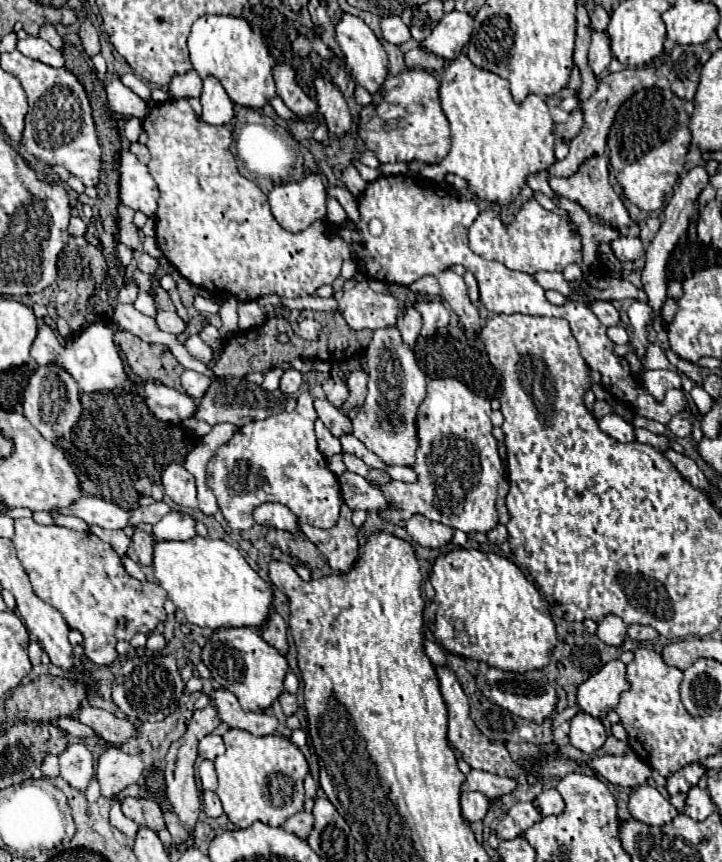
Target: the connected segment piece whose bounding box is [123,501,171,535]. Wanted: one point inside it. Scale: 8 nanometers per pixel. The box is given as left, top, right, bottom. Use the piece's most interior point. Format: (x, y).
(152, 514)

